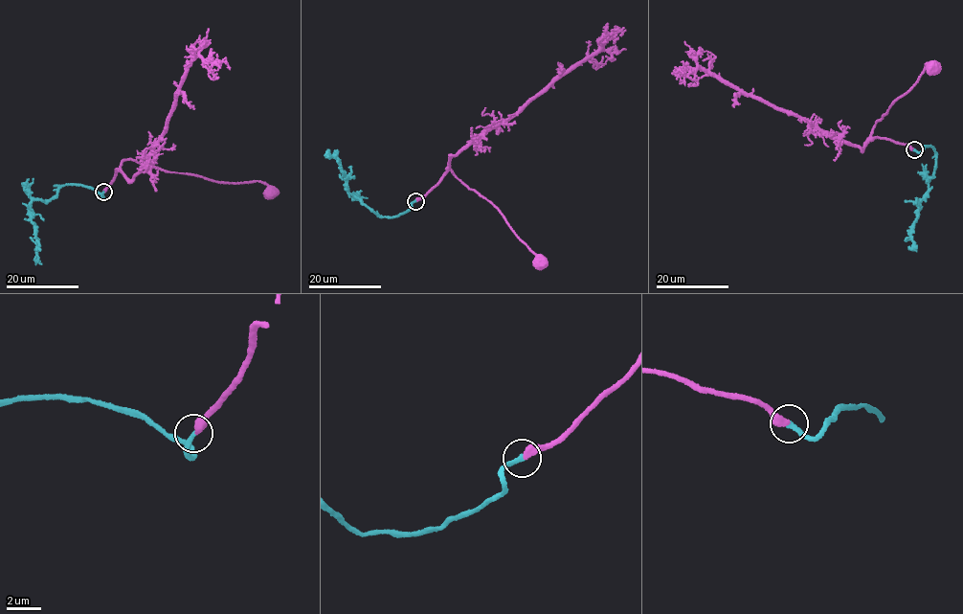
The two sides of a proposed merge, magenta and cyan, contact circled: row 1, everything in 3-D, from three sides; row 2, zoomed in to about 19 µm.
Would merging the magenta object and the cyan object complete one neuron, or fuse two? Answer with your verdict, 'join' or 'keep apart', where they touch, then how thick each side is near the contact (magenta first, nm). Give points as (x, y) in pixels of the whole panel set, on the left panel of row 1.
join; at (103, 192); 420 nm thick on the magenta side, 280 nm on the other

